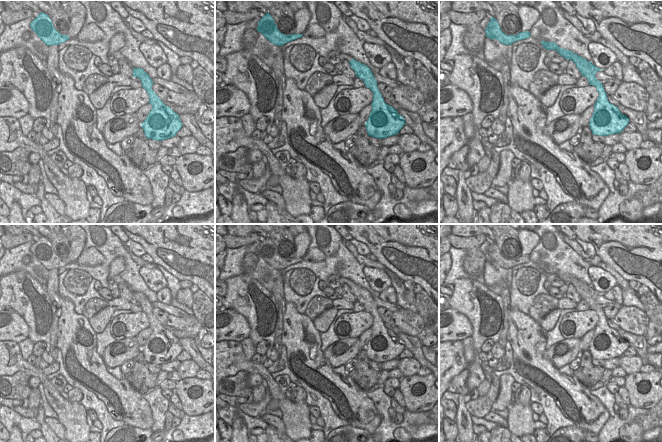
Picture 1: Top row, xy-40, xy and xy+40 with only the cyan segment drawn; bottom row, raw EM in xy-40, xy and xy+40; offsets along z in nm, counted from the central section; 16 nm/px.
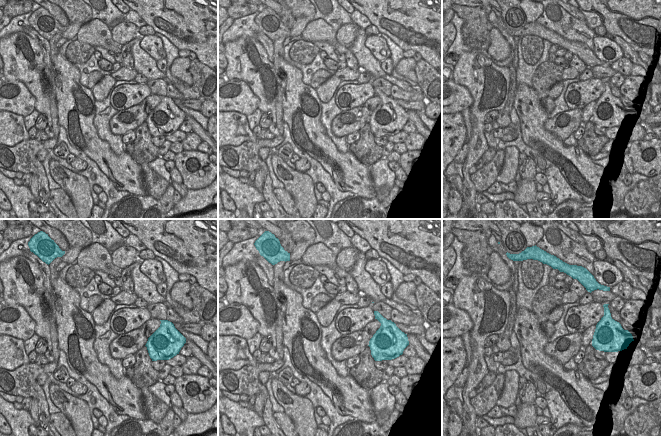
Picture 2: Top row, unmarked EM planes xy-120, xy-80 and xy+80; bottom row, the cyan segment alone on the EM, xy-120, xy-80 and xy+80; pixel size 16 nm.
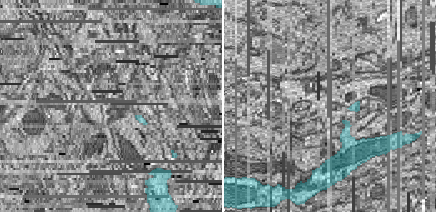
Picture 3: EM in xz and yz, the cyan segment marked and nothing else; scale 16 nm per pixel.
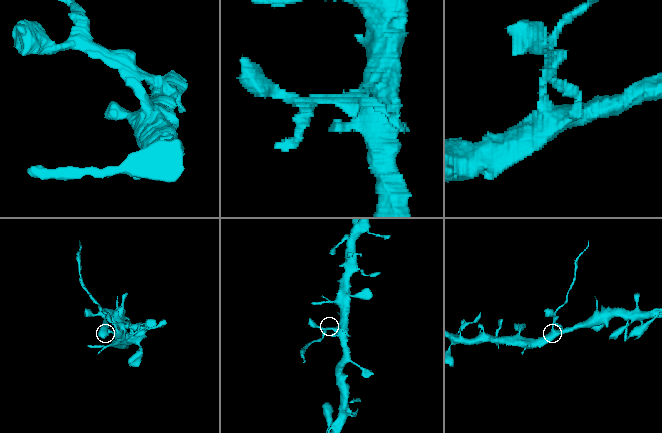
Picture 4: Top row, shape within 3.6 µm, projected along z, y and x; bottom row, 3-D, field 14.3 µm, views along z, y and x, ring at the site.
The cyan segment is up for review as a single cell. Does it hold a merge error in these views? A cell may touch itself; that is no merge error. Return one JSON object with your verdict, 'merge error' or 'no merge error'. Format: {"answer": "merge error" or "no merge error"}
{"answer": "merge error"}

